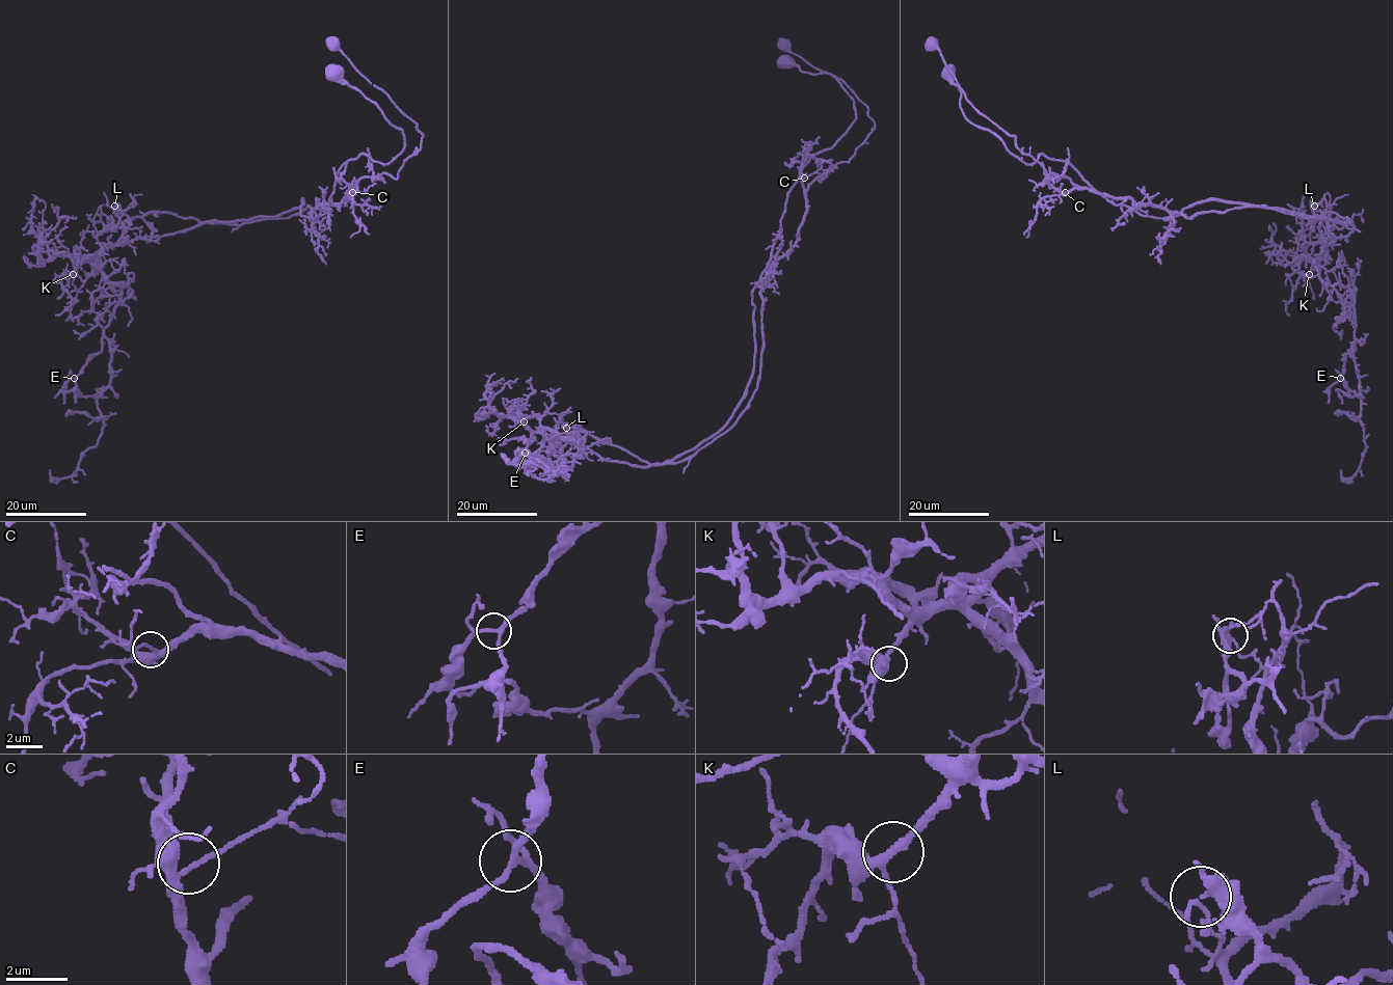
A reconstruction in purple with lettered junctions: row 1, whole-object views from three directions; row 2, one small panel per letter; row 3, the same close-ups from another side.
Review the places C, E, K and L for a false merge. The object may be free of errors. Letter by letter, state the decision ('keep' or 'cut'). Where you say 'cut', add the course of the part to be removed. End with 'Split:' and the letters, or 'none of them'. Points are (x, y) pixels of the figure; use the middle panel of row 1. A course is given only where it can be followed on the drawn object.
C: keep
E: keep
K: keep
L: cut; course (566, 428), (684, 461), (751, 400), (768, 270), (797, 241), (807, 187), (875, 127), (779, 39)
Split: L

